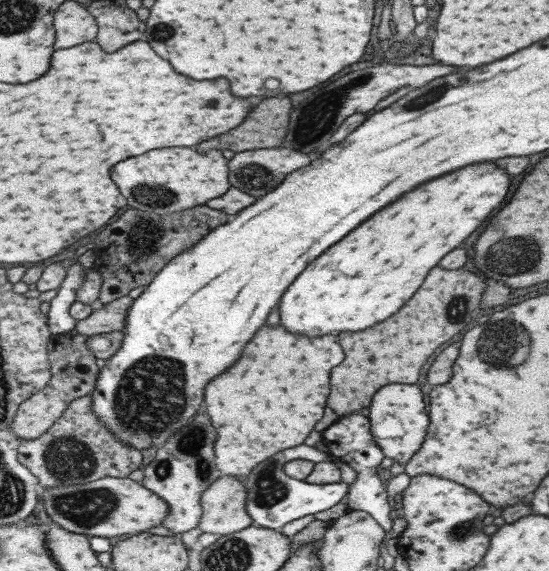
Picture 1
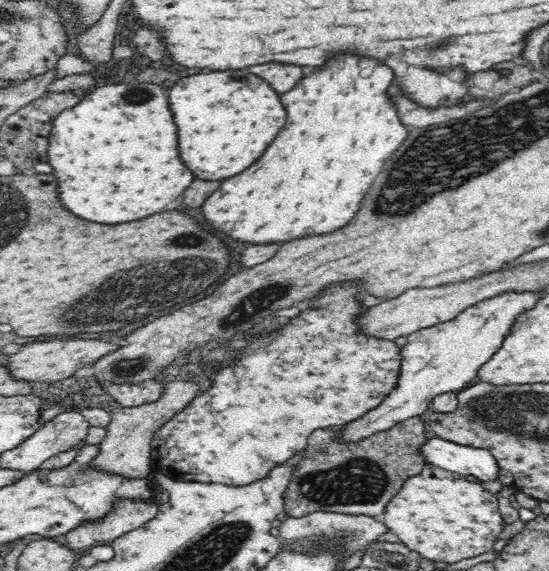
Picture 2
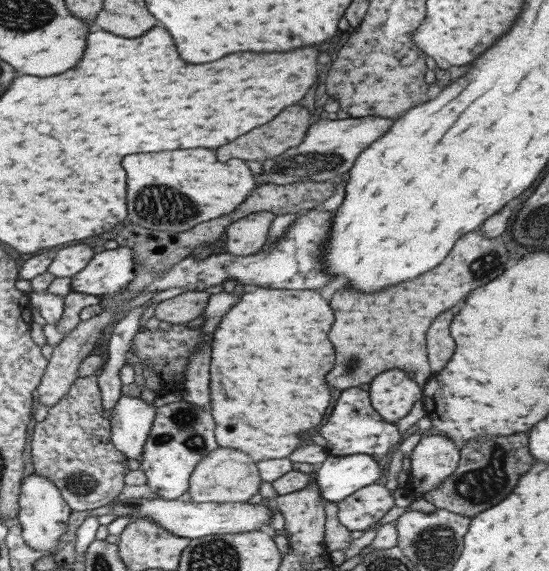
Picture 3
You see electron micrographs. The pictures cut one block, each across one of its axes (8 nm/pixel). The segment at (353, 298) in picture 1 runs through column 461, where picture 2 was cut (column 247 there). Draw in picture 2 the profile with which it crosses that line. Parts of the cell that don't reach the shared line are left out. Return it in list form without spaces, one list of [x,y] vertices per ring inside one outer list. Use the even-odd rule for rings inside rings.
[[[342,54],[342,56],[336,56],[334,60],[330,60],[326,64],[324,70],[316,70],[312,72],[310,76],[302,78],[302,82],[292,90],[292,92],[286,92],[286,96],[282,96],[282,104],[286,106],[286,112],[288,112],[288,122],[286,122],[286,128],[276,136],[276,140],[270,144],[270,148],[266,148],[266,152],[262,154],[262,158],[258,158],[256,164],[252,164],[246,172],[230,178],[230,180],[224,180],[222,186],[202,204],[200,212],[204,214],[204,220],[206,224],[232,238],[232,240],[238,240],[238,242],[244,242],[244,244],[258,244],[268,245],[276,244],[276,242],[290,242],[290,240],[296,240],[296,238],[304,238],[304,236],[312,236],[312,234],[330,234],[334,230],[340,230],[344,228],[358,212],[358,206],[362,202],[362,198],[366,196],[370,184],[374,184],[374,178],[382,172],[384,168],[384,162],[398,150],[398,146],[404,142],[406,134],[409,133],[409,129],[402,124],[400,117],[398,116],[394,102],[389,99],[390,96],[386,93],[388,86],[395,84],[393,80],[394,74],[390,72],[388,66],[378,66],[378,60],[370,60],[370,58],[356,58],[352,54]]]

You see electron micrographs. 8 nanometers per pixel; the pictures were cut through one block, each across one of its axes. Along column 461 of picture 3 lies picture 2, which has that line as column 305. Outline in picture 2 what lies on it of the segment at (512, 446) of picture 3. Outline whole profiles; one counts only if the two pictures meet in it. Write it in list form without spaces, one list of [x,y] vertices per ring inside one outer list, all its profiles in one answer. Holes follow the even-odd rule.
[[[412,416],[386,432],[376,432],[360,442],[339,442],[337,428],[322,428],[310,434],[306,449],[301,451],[299,466],[293,473],[284,498],[284,511],[292,518],[302,518],[311,512],[335,512],[344,514],[381,517],[386,505],[402,489],[404,482],[412,476],[418,476],[427,465],[419,452],[424,444],[424,423],[422,416]]]

